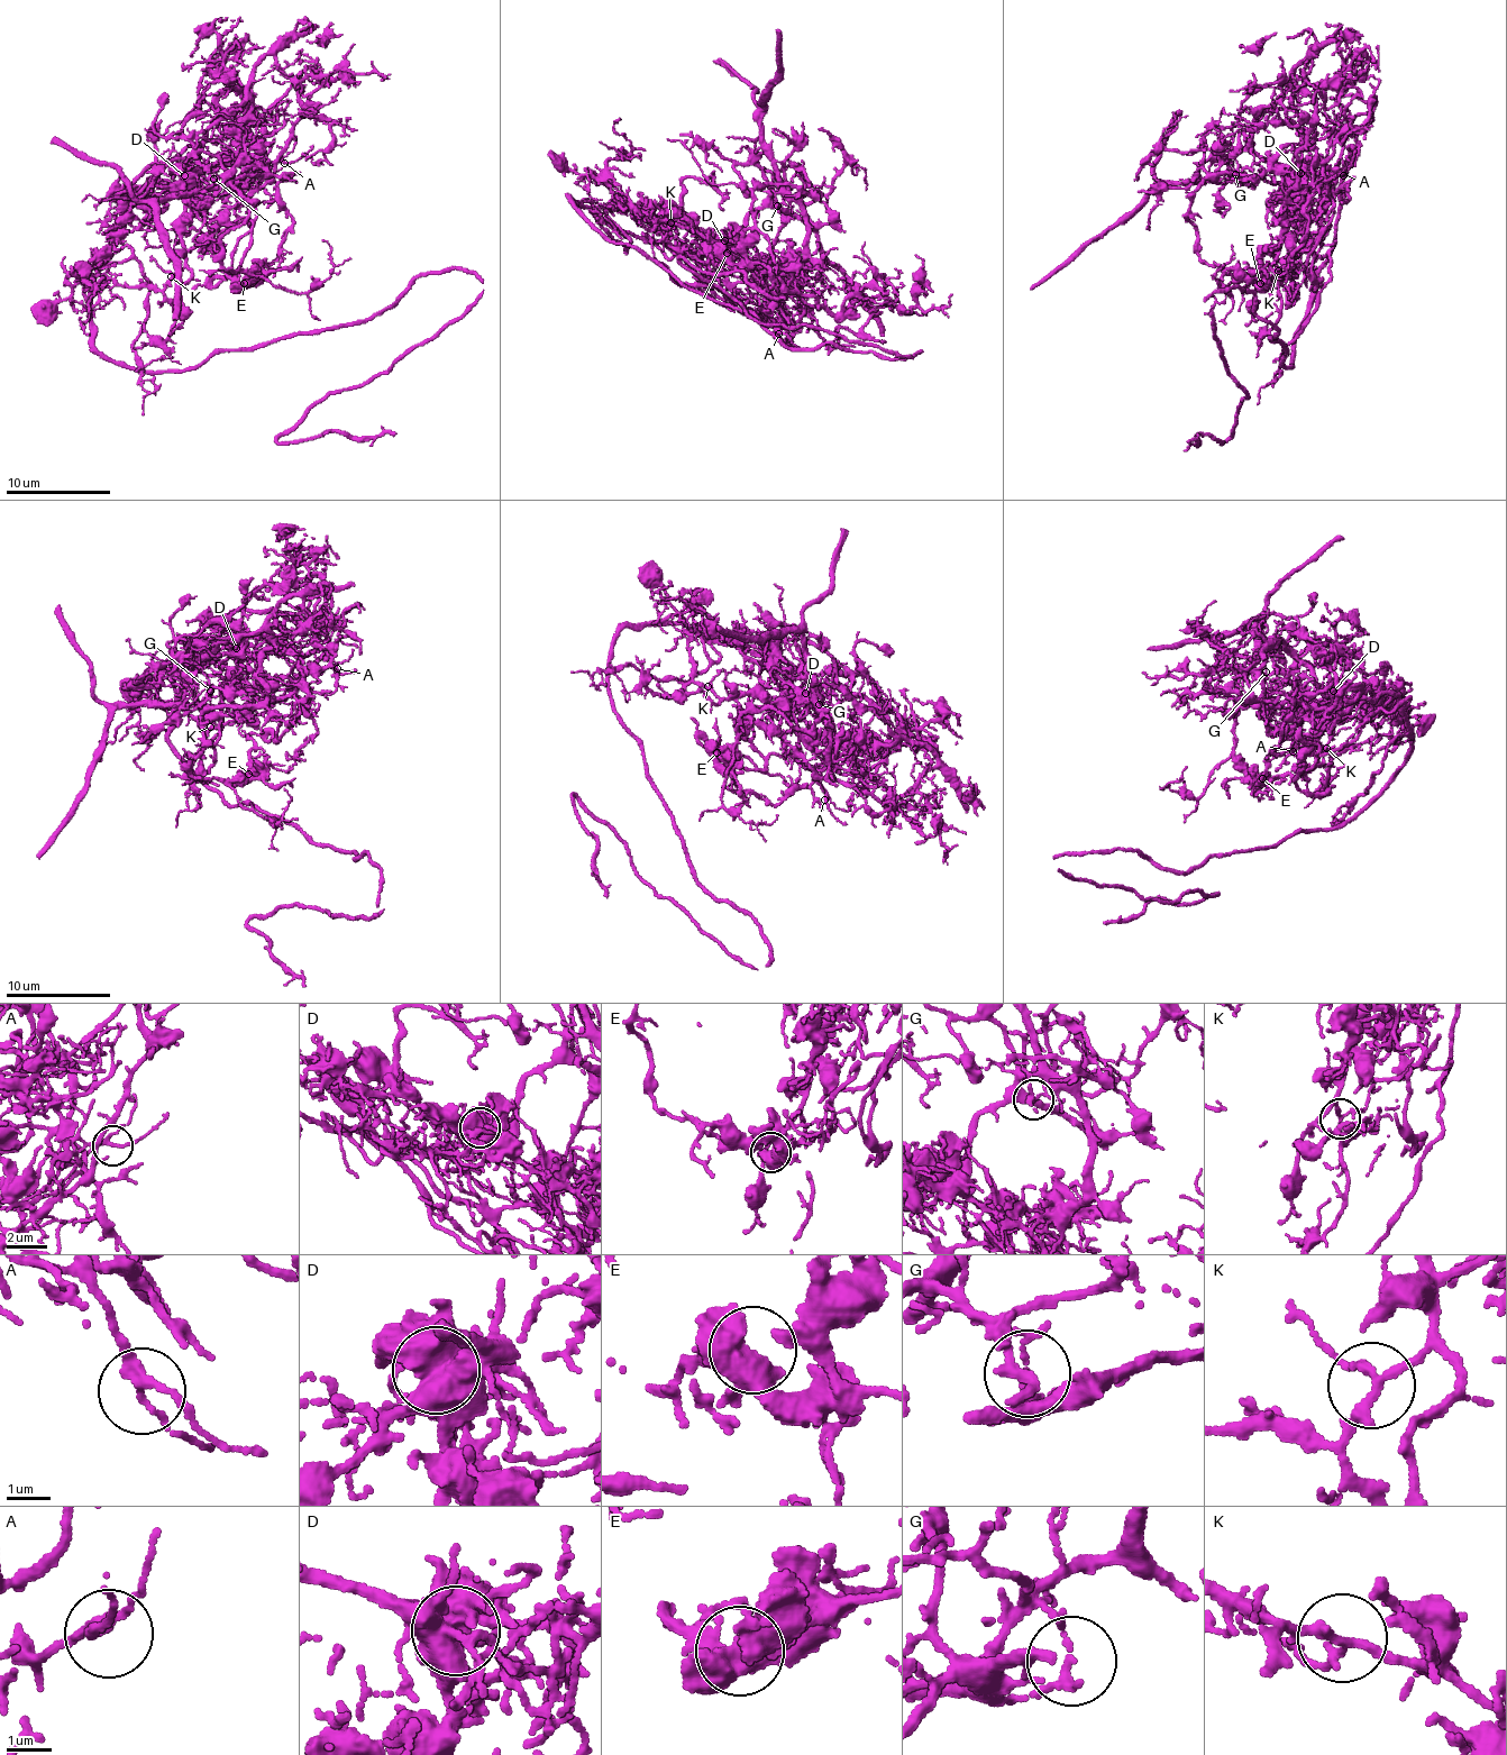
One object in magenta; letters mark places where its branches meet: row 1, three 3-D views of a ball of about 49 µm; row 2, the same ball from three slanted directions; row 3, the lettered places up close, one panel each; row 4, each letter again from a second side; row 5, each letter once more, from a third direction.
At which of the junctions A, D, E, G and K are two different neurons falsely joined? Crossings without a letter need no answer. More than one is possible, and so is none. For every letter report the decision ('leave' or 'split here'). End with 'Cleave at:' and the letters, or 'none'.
A: leave
D: split here
E: leave
G: split here
K: leave
Cleave at: D, G

